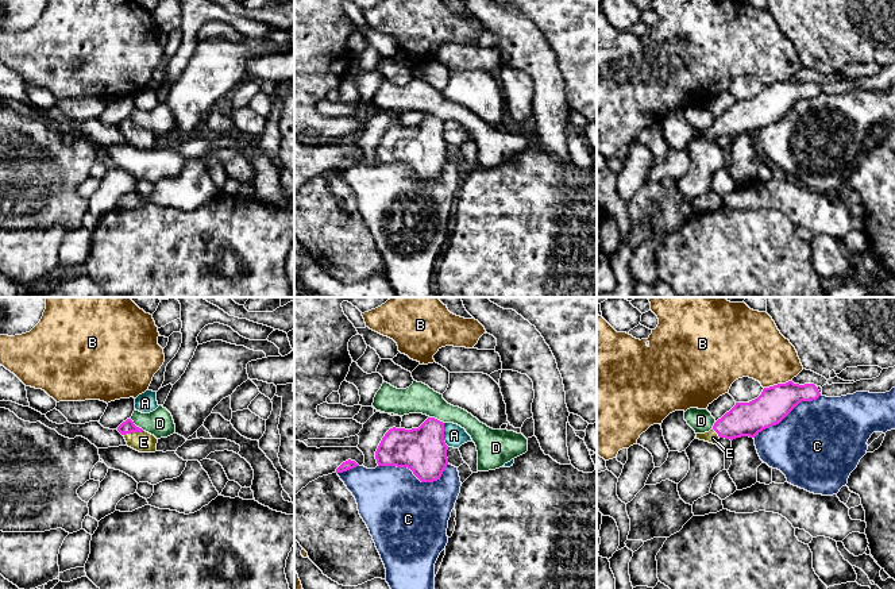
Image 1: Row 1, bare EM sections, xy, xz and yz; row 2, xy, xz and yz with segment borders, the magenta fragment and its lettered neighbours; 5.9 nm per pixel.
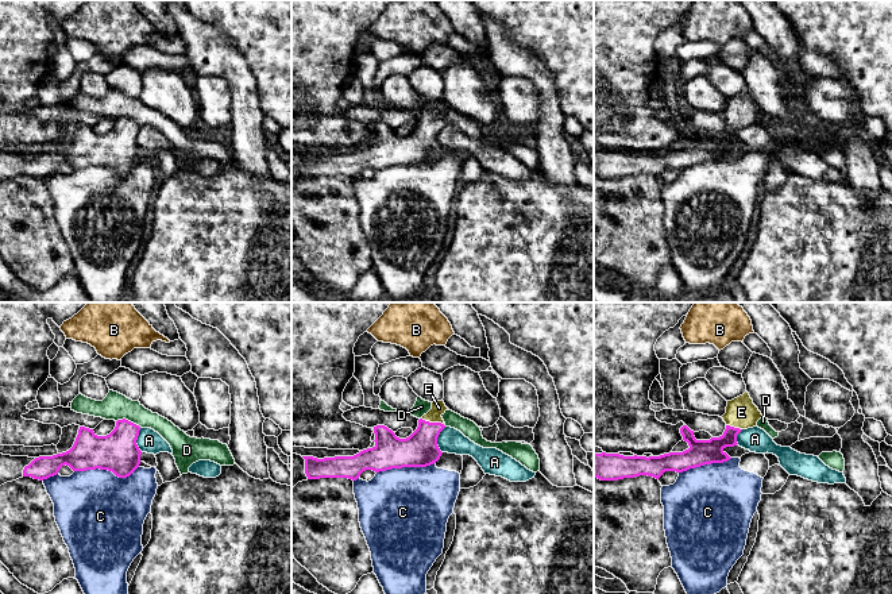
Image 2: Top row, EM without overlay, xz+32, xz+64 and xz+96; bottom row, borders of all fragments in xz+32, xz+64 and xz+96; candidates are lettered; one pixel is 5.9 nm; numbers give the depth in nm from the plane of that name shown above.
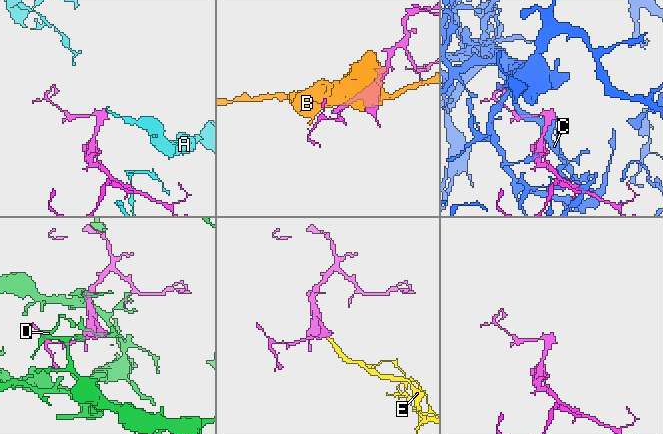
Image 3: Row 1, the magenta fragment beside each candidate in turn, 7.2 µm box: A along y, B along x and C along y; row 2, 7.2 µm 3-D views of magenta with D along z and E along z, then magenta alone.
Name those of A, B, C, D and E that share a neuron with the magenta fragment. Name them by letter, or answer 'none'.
E

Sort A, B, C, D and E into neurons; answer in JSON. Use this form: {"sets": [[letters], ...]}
{"sets": [["A"], ["B"], ["C"], ["D"], ["E"]]}

